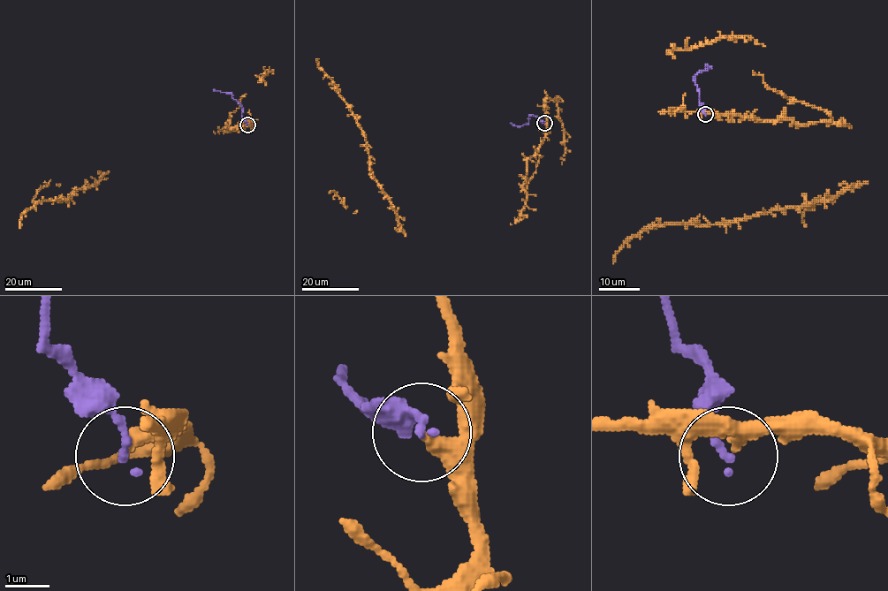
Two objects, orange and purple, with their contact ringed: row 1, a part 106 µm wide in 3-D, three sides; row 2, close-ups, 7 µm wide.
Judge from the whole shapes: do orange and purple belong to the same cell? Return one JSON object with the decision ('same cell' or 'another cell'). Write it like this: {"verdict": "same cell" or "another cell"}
{"verdict": "another cell"}

